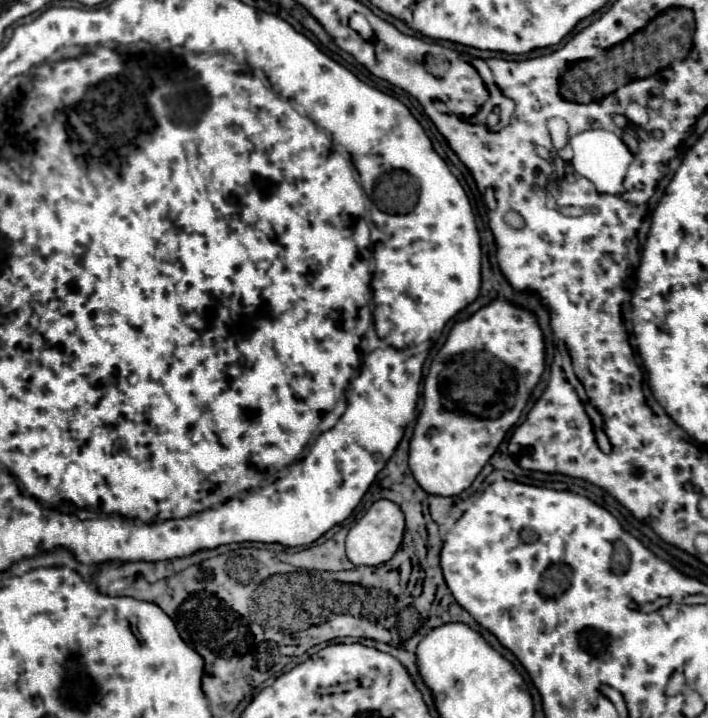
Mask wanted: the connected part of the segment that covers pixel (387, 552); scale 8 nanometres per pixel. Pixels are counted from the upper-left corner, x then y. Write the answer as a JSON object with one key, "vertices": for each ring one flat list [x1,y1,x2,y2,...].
{"vertices":[[388,499,376,501,366,515,348,531,346,537,346,555,354,565,382,565,386,563,400,547,404,535,404,513,400,507]]}

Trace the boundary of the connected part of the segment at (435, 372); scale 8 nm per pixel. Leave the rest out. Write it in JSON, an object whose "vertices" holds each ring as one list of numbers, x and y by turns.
{"vertices":[[498,297,488,305,480,307,468,319,458,321,450,329,444,347,434,357,434,363,429,370,424,378,424,409,420,411,414,427,408,463,414,473,414,479,418,481,418,485,422,485,422,489,426,489,426,493,452,497,472,485,476,475,482,471,482,467,488,463,488,459,502,443,508,429,520,419,520,413,526,405,530,391,536,387,540,375,544,373,544,335,538,325,538,319,532,311,516,307,510,301]]}

